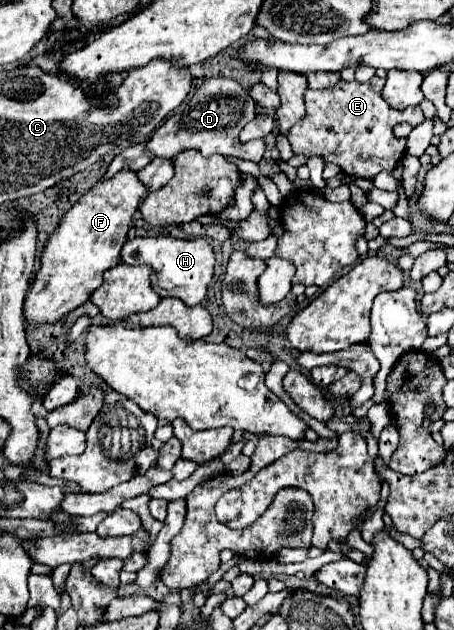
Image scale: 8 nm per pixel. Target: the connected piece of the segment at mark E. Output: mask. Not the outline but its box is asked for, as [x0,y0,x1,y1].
[287,77,423,179]

